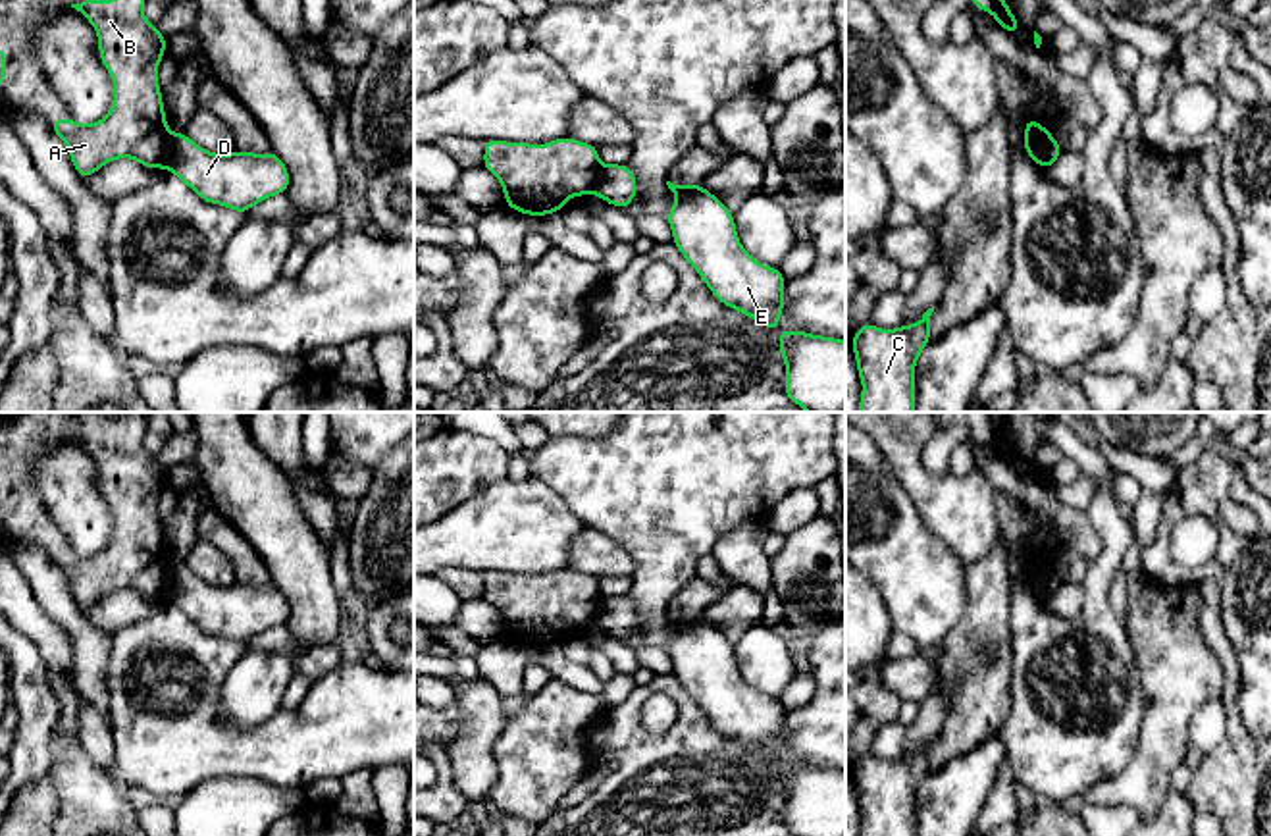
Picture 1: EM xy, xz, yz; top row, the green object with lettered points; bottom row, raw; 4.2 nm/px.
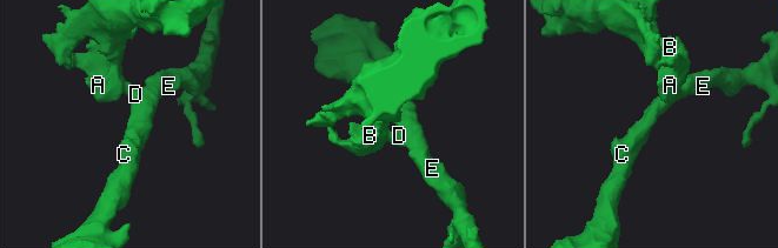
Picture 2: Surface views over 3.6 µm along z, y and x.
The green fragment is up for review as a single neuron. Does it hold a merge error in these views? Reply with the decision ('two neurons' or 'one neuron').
two neurons

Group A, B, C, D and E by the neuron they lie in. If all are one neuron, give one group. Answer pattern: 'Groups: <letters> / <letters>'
Groups: A B / C D E

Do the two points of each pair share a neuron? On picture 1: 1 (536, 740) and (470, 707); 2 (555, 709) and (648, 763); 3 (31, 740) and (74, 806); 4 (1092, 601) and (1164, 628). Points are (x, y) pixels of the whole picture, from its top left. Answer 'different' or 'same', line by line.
1: different
2: different
3: different
4: different

